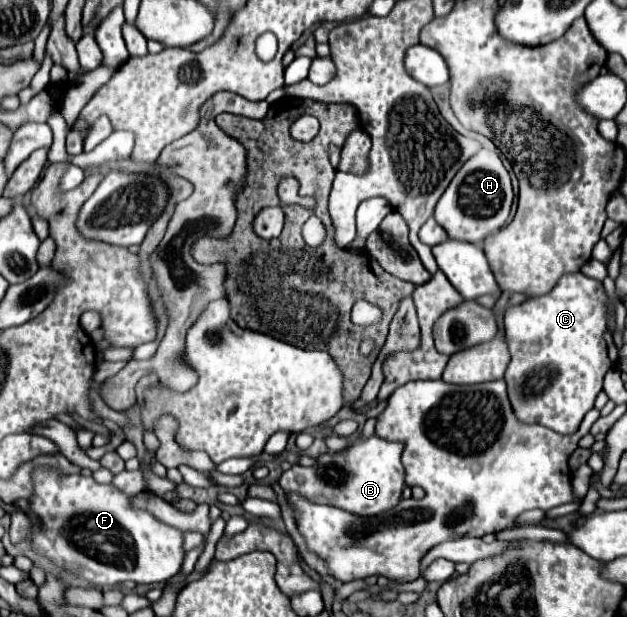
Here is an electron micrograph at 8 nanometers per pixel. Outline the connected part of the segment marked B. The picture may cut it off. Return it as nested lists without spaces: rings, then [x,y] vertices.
[[[382,437],[358,439],[338,453],[322,453],[316,457],[314,467],[292,465],[282,473],[280,485],[284,491],[296,491],[306,495],[314,503],[342,507],[358,515],[378,515],[386,509],[392,509],[406,487],[406,471],[402,465],[402,441],[386,441]]]

